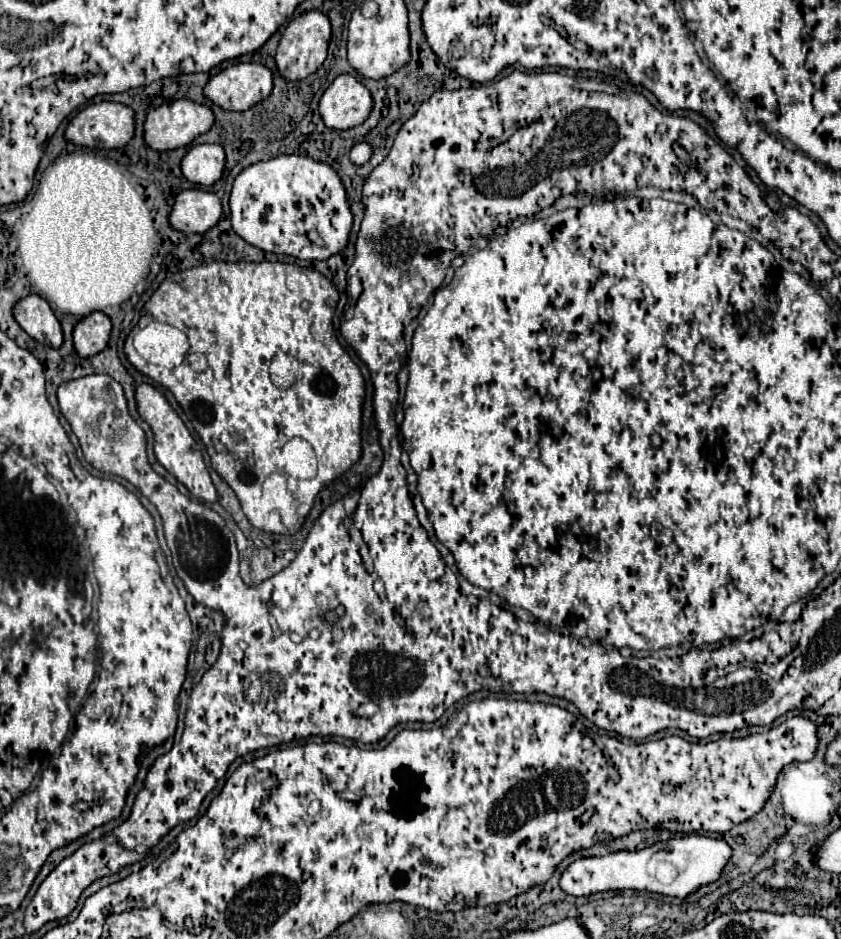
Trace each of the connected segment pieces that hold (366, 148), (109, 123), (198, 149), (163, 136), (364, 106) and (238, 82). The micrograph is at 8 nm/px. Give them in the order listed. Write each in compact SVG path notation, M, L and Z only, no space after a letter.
M360 142L360 144L354 145L350 151L349 158L356 165L363 165L372 158L372 154L374 154L372 144L368 144L368 142Z
M118 102L90 104L68 124L64 138L86 148L122 148L134 136L134 112Z
M200 144L186 152L182 158L182 174L198 186L210 186L220 180L226 154L220 144Z
M186 98L172 100L148 112L144 120L144 142L156 152L176 150L176 148L188 146L196 136L204 134L212 124L214 124L214 116L208 106L194 104L192 100L186 100Z
M340 74L318 102L324 124L334 130L348 130L362 124L368 118L370 108L370 92L350 74Z
M234 64L212 76L204 96L222 110L244 112L264 100L272 90L272 72L262 64Z

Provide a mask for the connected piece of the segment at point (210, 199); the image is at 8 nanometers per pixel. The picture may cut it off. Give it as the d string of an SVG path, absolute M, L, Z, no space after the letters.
M182 190L172 206L168 216L170 228L190 234L204 234L220 220L222 206L220 200L212 192L204 190Z

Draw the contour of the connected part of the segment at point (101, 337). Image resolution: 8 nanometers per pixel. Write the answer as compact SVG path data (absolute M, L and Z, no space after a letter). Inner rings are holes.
M92 312L86 318L82 318L74 326L74 332L72 332L74 350L78 352L78 356L88 358L88 356L102 352L108 344L110 328L112 328L112 324L110 324L108 316L102 312Z

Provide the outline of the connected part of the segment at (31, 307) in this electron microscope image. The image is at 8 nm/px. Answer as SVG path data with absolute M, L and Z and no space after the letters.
M28 294L18 304L14 304L14 318L18 320L20 328L32 336L36 342L60 348L62 344L62 328L56 320L48 302L38 294Z

